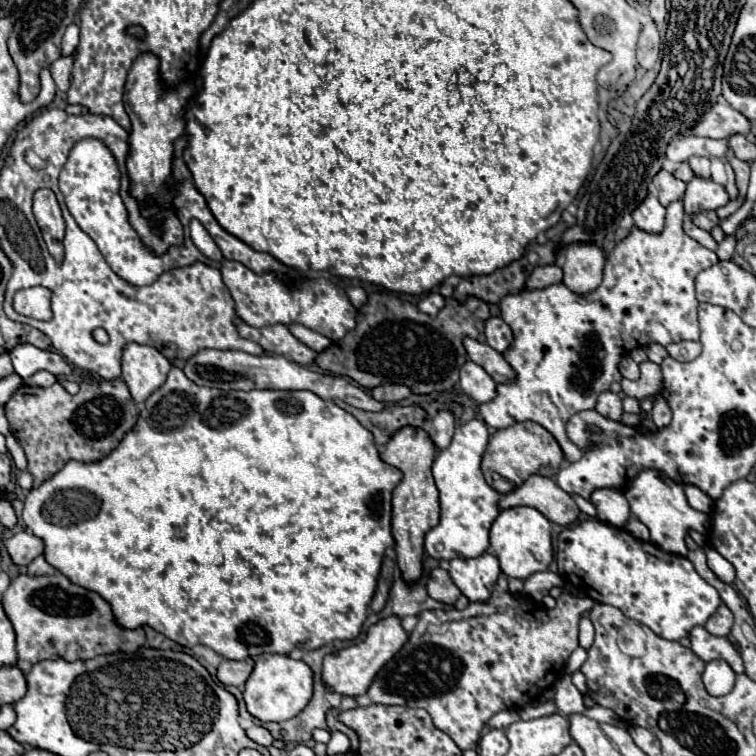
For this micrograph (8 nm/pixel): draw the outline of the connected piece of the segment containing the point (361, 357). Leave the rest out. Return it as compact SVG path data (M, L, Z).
M372 293L368 297L368 303L358 311L358 325L346 333L346 337L338 343L342 345L330 345L326 351L322 351L316 359L320 369L330 371L334 375L350 377L364 389L374 389L384 383L398 383L398 385L410 385L414 393L434 393L434 391L448 391L458 383L460 367L468 361L466 349L464 349L464 337L476 339L480 343L486 341L484 337L484 321L490 319L490 309L484 301L476 297L468 297L466 305L460 305L456 299L446 299L444 309L438 311L436 317L430 317L426 313L420 313L416 305L400 299L394 293Z

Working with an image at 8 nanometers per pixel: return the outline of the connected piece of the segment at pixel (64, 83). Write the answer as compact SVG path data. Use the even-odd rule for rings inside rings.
M60 57L50 65L50 75L60 91L68 91L70 87L70 71L72 71L72 57Z

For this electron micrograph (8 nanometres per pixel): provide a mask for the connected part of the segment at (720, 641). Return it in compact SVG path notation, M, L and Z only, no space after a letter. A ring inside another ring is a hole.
M694 627L690 631L690 641L692 641L692 651L702 659L702 661L714 661L714 659L724 659L730 663L730 667L736 673L744 673L744 665L740 659L740 653L734 649L734 645L726 637L714 637L706 633L704 627Z

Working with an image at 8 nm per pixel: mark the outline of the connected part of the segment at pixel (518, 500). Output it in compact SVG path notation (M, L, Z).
M530 475L518 489L502 495L500 499L500 509L518 505L534 507L552 523L558 523L562 527L574 523L580 515L578 505L574 507L572 495L562 491L552 479L542 475Z

